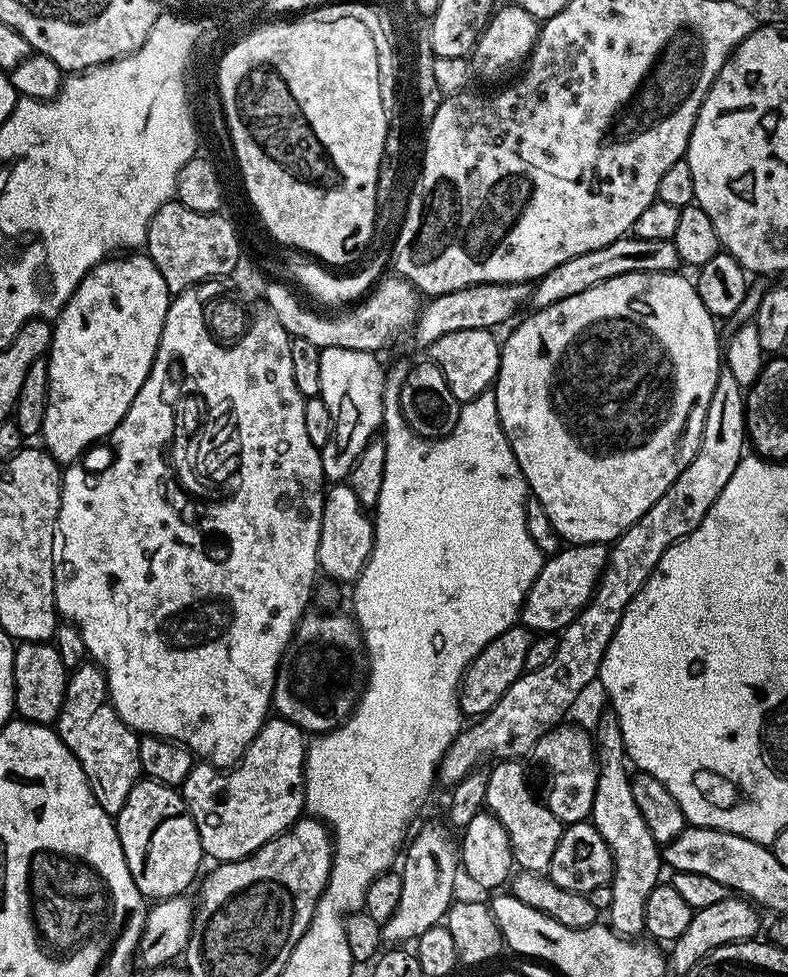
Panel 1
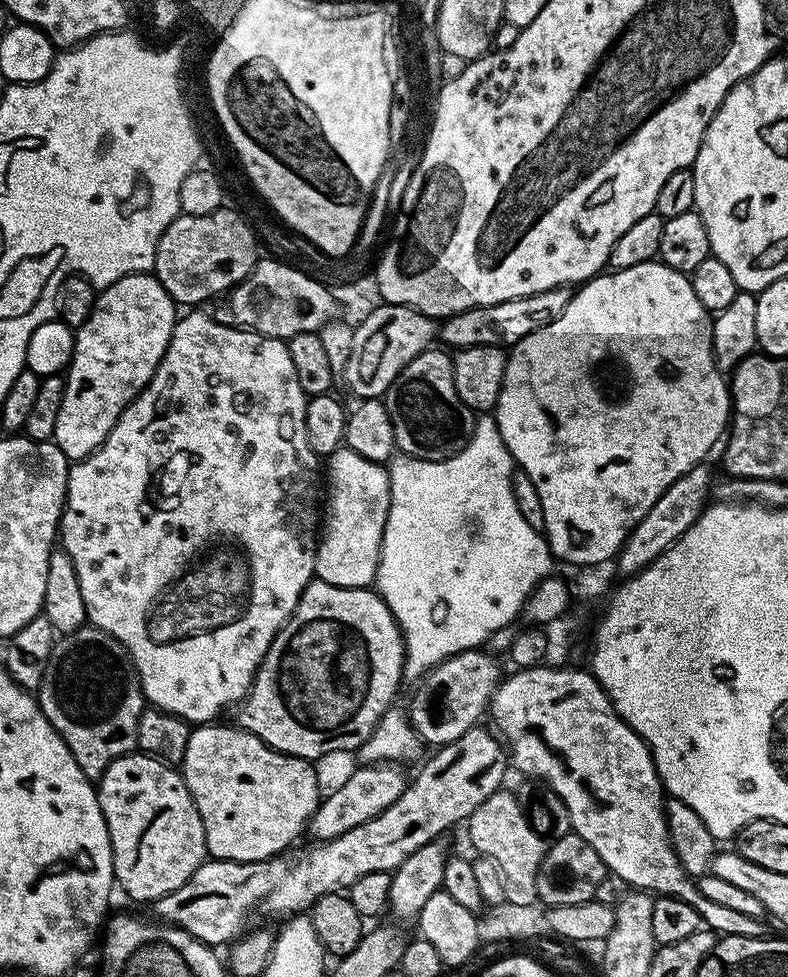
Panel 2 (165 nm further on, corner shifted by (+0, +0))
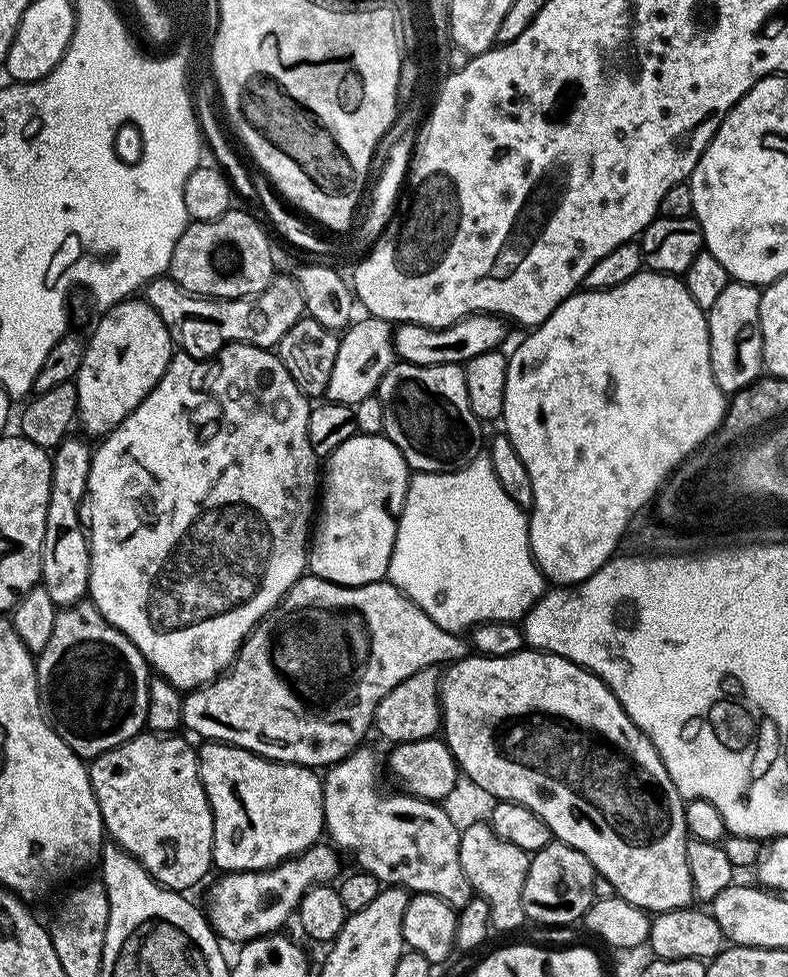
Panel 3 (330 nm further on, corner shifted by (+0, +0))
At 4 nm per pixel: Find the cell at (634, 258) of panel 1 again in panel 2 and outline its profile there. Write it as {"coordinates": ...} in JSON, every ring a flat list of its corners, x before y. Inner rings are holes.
{"coordinates":[[568,286,551,288,545,292,530,294,522,298,510,298,506,302,455,312,453,316,447,317,439,325,439,343,441,345,449,344,449,346,444,346,452,350,470,346,494,346,505,350,511,349,512,345,517,344,522,338,534,334,534,330,554,322,554,318,558,318,562,314,562,310,566,310,566,306,572,301,572,293,573,289]]}

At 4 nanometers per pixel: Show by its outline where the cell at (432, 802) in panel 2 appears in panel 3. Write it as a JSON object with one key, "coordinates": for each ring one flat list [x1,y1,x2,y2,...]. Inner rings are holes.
{"coordinates":[[317,842,298,856,291,856,281,864,261,872,226,872,208,892,206,915,213,932,221,941,240,940,247,942,259,936,279,933,289,919,293,919,296,907,305,892,318,884,327,884,337,879,341,857,328,842]]}

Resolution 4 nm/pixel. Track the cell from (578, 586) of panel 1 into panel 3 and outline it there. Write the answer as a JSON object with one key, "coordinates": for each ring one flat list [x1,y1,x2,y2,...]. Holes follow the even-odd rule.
{"coordinates":[[305,574,298,582,294,582,294,586,290,586,290,590,284,597,254,625,252,633,242,642,240,653,231,666,221,672,212,683,193,688,184,696,183,727,204,736,200,738,208,742,232,744,236,748,245,748,254,754,264,756,267,760,278,760,282,764,302,764,306,768,320,770,346,759,351,752,361,747,363,740,360,739,367,734,368,728,370,732,376,719,376,703,386,698,386,694,390,694,394,686,398,686,418,670,433,666,447,666,464,659,469,652,469,641,463,635,442,629,429,614,424,613,410,597,404,596,391,582,377,582,363,584,357,588,347,588,341,584,326,582,317,576]]}

